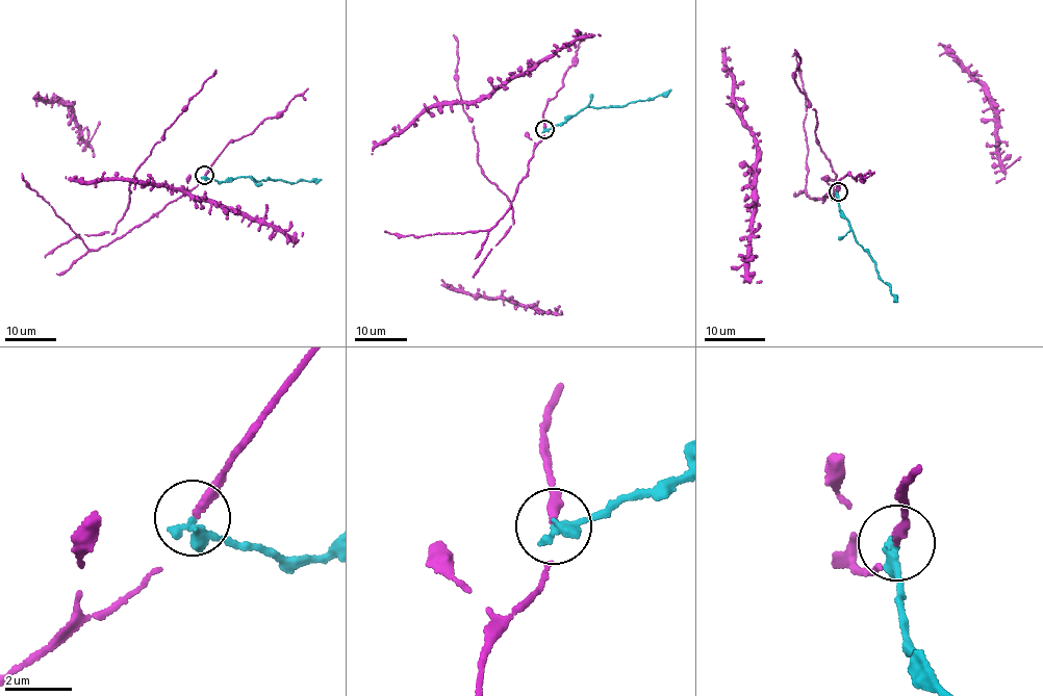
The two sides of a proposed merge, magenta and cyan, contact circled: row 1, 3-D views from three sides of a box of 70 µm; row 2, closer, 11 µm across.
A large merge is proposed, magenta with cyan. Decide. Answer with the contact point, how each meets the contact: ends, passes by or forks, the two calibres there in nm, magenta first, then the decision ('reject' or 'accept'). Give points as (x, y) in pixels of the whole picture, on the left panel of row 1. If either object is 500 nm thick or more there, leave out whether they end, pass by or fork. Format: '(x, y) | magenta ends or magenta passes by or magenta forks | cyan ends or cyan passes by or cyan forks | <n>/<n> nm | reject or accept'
(204, 175) | magenta ends | cyan ends | 280/360 nm | reject

